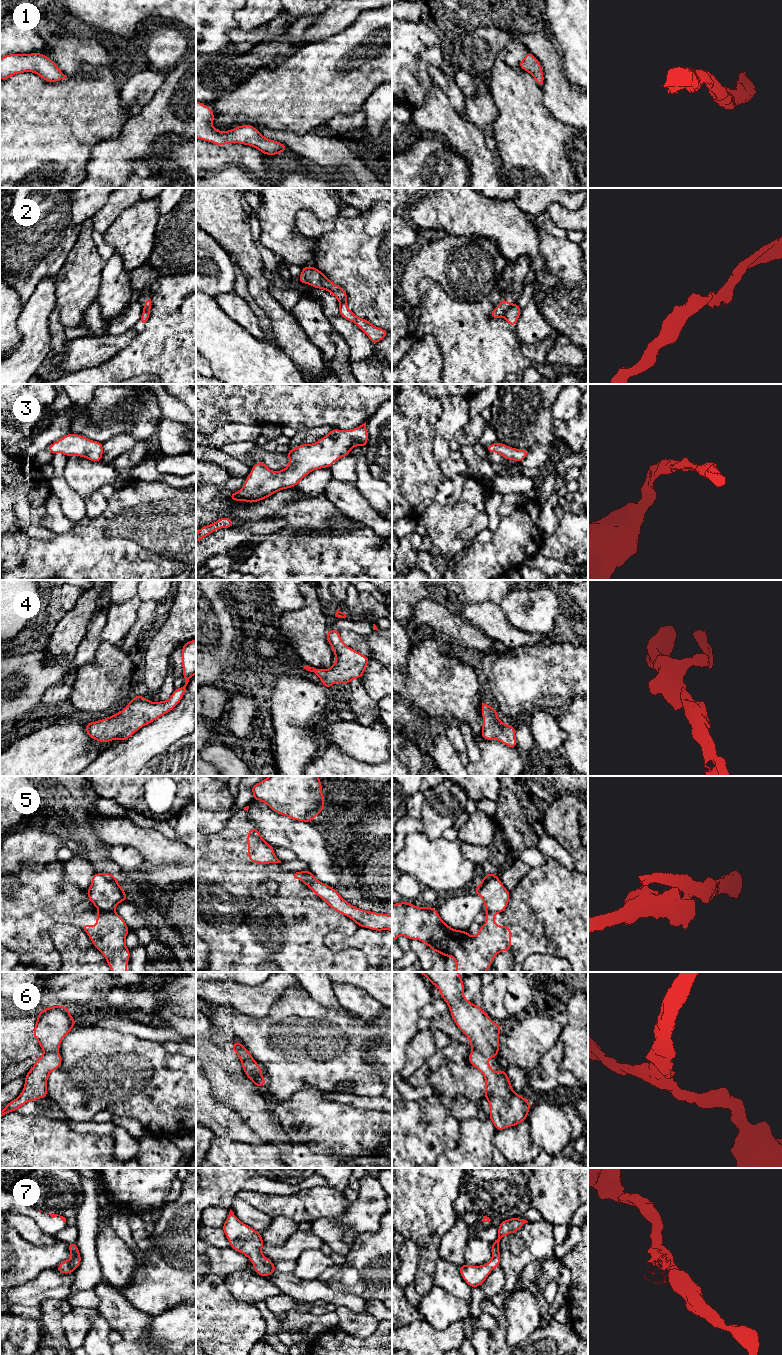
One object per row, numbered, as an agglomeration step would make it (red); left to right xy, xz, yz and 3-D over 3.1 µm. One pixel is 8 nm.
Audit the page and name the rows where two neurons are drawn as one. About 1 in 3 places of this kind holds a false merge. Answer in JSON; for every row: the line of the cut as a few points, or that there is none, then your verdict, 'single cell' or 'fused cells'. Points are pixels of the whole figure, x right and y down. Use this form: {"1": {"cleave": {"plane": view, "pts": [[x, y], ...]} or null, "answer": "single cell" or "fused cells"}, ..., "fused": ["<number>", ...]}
{"1": {"cleave": null, "answer": "single cell"}, "2": {"cleave": {"plane": "yz", "pts": [[513, 304], [503, 316]]}, "answer": "fused cells"}, "3": {"cleave": null, "answer": "single cell"}, "4": {"cleave": null, "answer": "single cell"}, "5": {"cleave": {"plane": "xy", "pts": [[101, 910], [113, 911]]}, "answer": "fused cells"}, "6": {"cleave": null, "answer": "single cell"}, "7": {"cleave": null, "answer": "single cell"}, "fused": ["2", "5"]}

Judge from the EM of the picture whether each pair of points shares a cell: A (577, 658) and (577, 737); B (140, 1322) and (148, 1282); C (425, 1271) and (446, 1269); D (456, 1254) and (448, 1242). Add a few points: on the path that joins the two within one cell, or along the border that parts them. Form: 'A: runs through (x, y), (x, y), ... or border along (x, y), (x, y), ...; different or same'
A: border along (577, 695), (564, 708); different
B: border along (124, 1296), (138, 1309), (151, 1316); different
C: border along (439, 1257), (434, 1274), (434, 1285); different
D: runs through (454, 1251), (451, 1245); same

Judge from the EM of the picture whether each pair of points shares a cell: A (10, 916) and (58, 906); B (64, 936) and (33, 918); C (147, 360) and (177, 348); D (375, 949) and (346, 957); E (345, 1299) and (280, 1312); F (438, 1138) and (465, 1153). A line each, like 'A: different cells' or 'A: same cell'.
A: same cell
B: different cells
C: same cell
D: different cells
E: different cells
F: different cells

